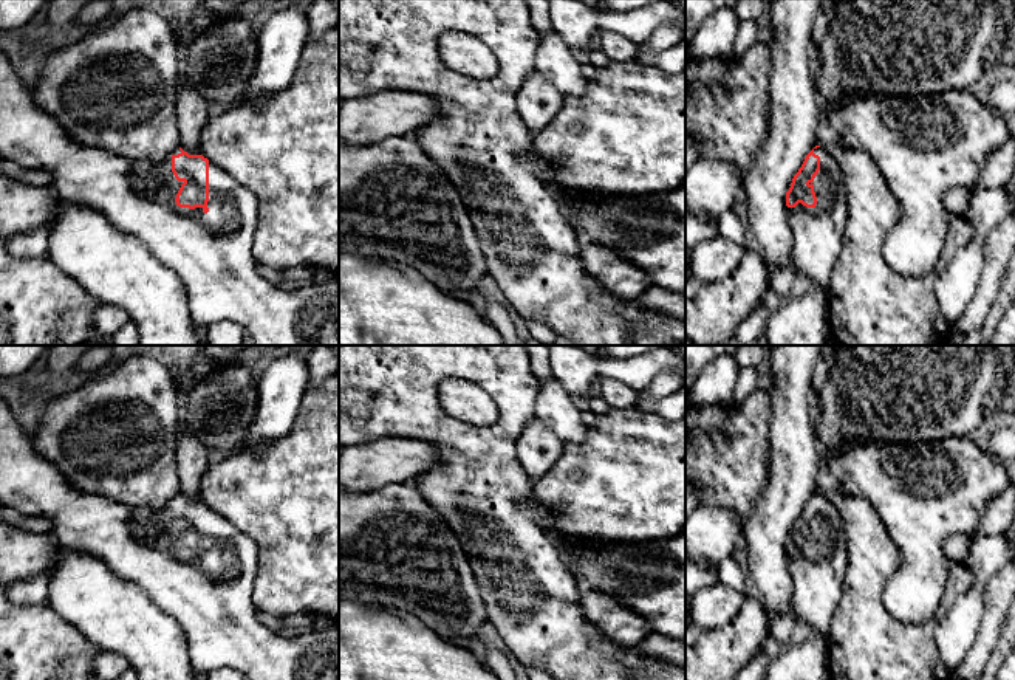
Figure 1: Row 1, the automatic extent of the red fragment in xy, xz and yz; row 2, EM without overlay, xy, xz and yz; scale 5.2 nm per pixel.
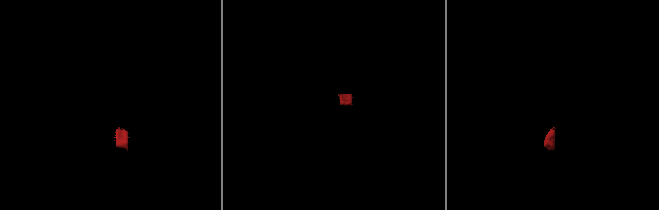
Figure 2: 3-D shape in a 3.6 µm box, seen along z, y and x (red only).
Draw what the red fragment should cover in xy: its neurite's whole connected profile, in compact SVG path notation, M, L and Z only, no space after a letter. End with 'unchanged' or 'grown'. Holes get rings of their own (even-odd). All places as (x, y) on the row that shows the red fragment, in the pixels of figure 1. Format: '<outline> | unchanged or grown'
M0 50L0 156L53 175L53 191L62 200L99 211L121 232L141 240L167 268L183 280L190 318L209 327L215 321L240 324L255 345L339 345L339 274L323 283L279 287L255 270L254 235L258 200L229 173L203 155L189 155L181 147L164 161L128 160L99 147L76 143L60 124L42 110L15 73L14 64Z | grown

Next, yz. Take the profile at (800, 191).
M815 146L786 192L792 229L792 266L829 290L848 223L848 198L842 170L829 149Z | grown

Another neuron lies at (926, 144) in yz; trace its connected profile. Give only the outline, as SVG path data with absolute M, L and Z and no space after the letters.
M950 90L945 93L919 94L913 98L897 96L848 96L834 110L829 110L820 98L815 146L829 149L846 141L868 152L877 163L887 184L902 206L902 217L891 229L882 248L887 263L902 276L925 276L938 262L948 223L955 217L944 203L944 194L952 187L964 187L973 192L984 163L1009 141L1009 129L1001 113L987 107L969 90Z

